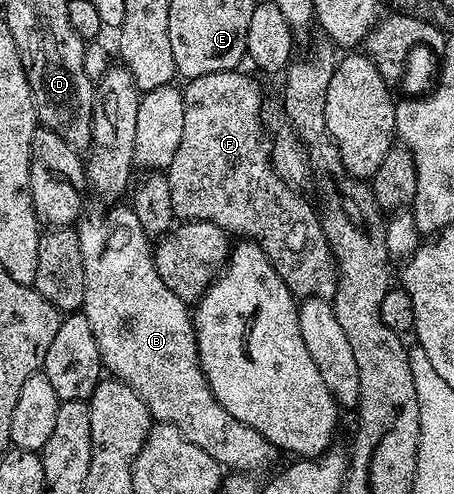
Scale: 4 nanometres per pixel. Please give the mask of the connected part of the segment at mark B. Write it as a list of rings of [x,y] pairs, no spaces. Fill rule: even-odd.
[[[112,206],[109,212],[92,212],[89,211],[84,219],[78,224],[80,234],[80,245],[82,246],[82,258],[84,259],[84,281],[86,282],[86,294],[84,295],[84,307],[82,315],[90,322],[90,330],[94,330],[94,342],[98,342],[98,350],[100,351],[100,362],[105,369],[108,368],[113,377],[128,384],[130,390],[134,390],[134,394],[138,394],[138,398],[142,398],[142,402],[146,402],[146,406],[150,410],[153,421],[161,424],[169,424],[178,429],[186,439],[194,442],[194,446],[198,446],[202,450],[206,450],[206,454],[210,454],[210,458],[214,458],[225,469],[235,470],[237,473],[256,474],[259,468],[264,468],[272,460],[274,449],[270,441],[262,434],[258,434],[258,430],[254,430],[250,426],[246,426],[246,422],[238,422],[238,418],[234,418],[224,409],[218,402],[218,398],[214,398],[214,394],[210,390],[210,386],[204,377],[204,371],[200,368],[200,359],[198,358],[198,346],[196,345],[196,331],[192,325],[193,313],[190,311],[189,305],[178,298],[178,294],[174,294],[174,290],[169,290],[166,282],[162,282],[162,278],[158,278],[158,270],[152,261],[154,251],[153,245],[150,243],[150,237],[146,234],[146,230],[142,230],[142,222],[138,222],[138,214],[134,214],[131,206],[124,208],[116,208],[120,206]]]

